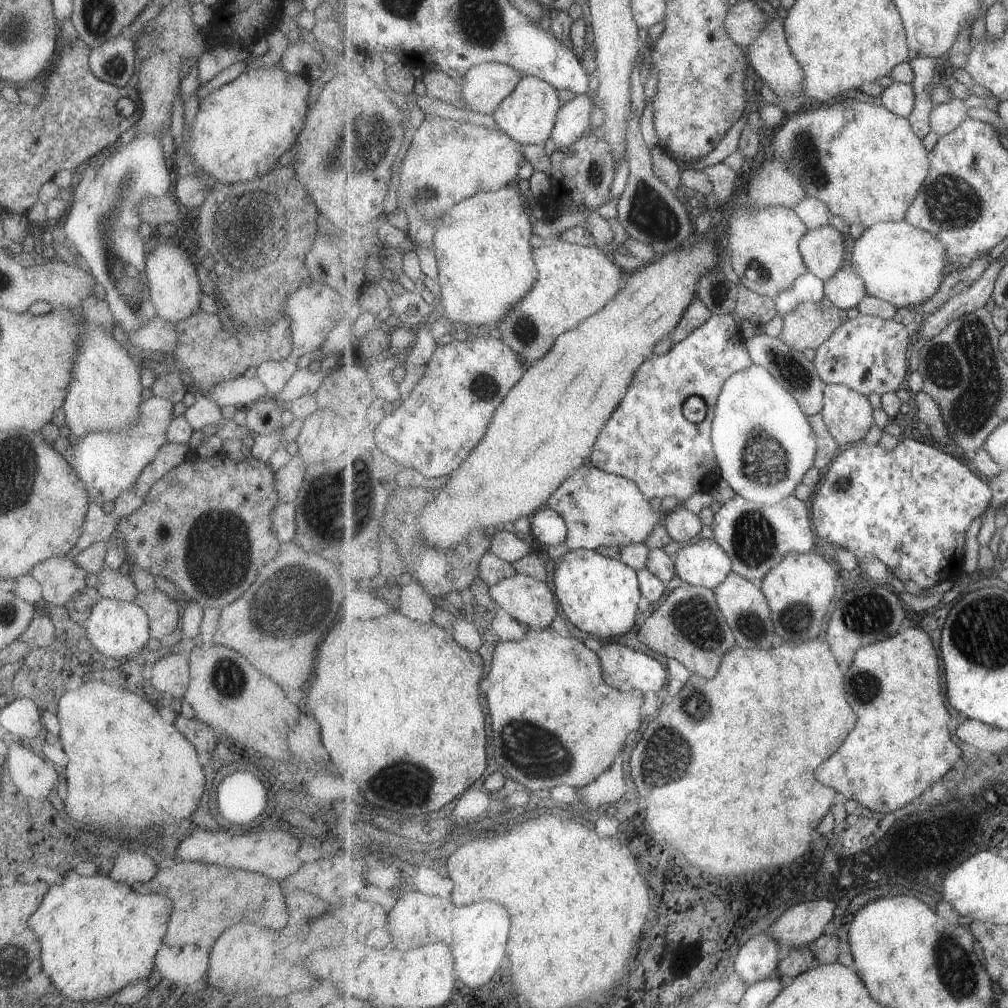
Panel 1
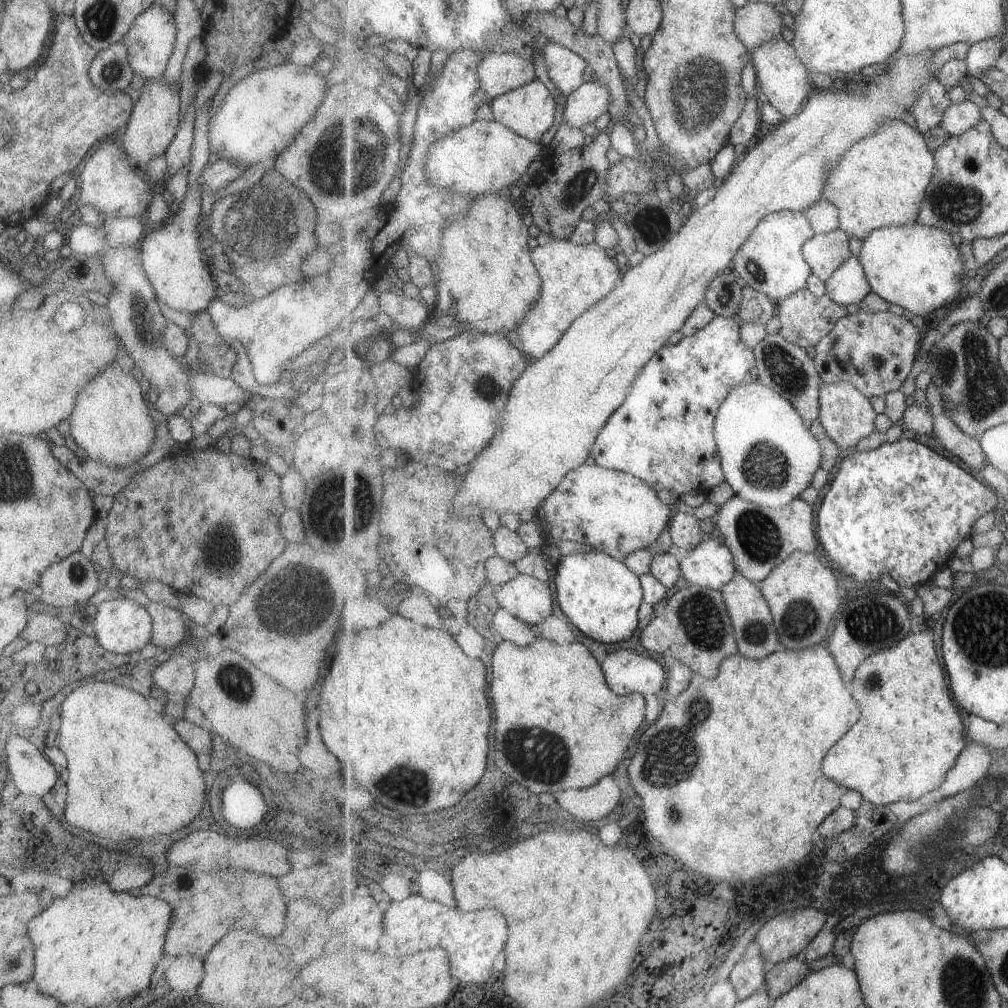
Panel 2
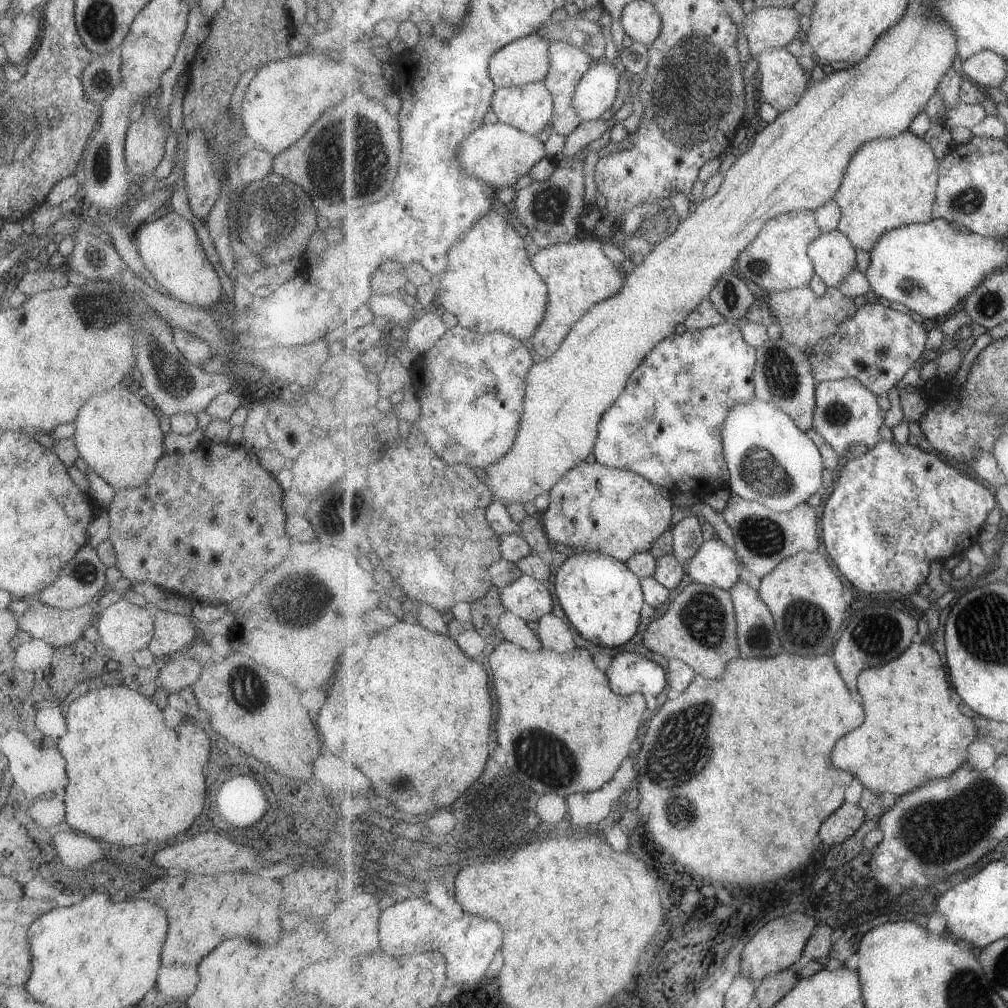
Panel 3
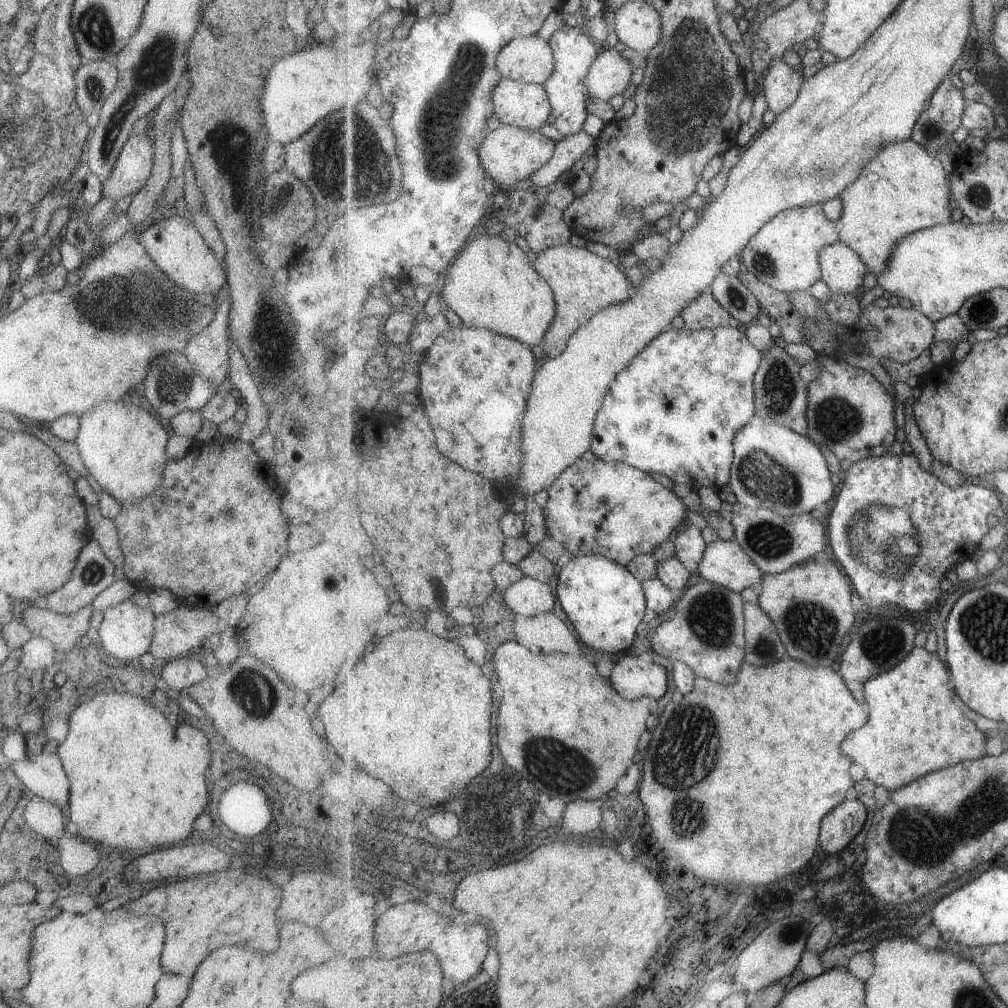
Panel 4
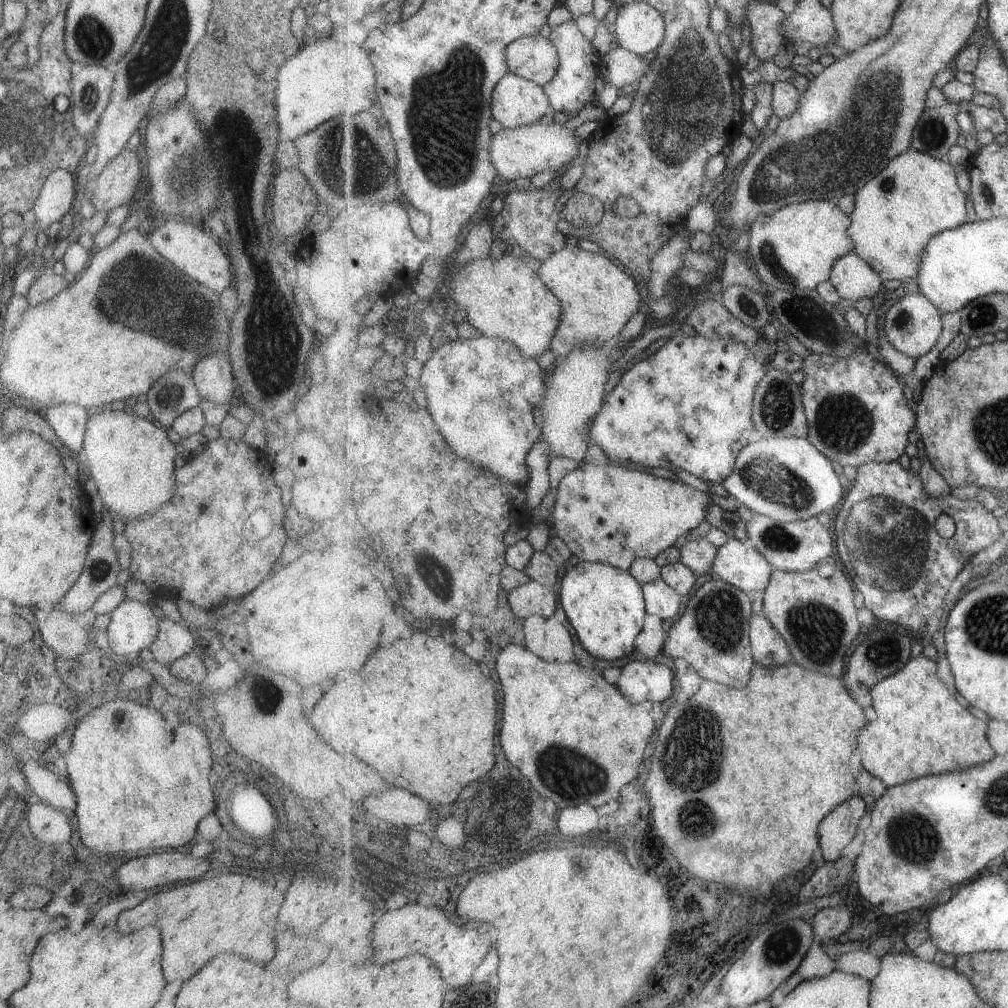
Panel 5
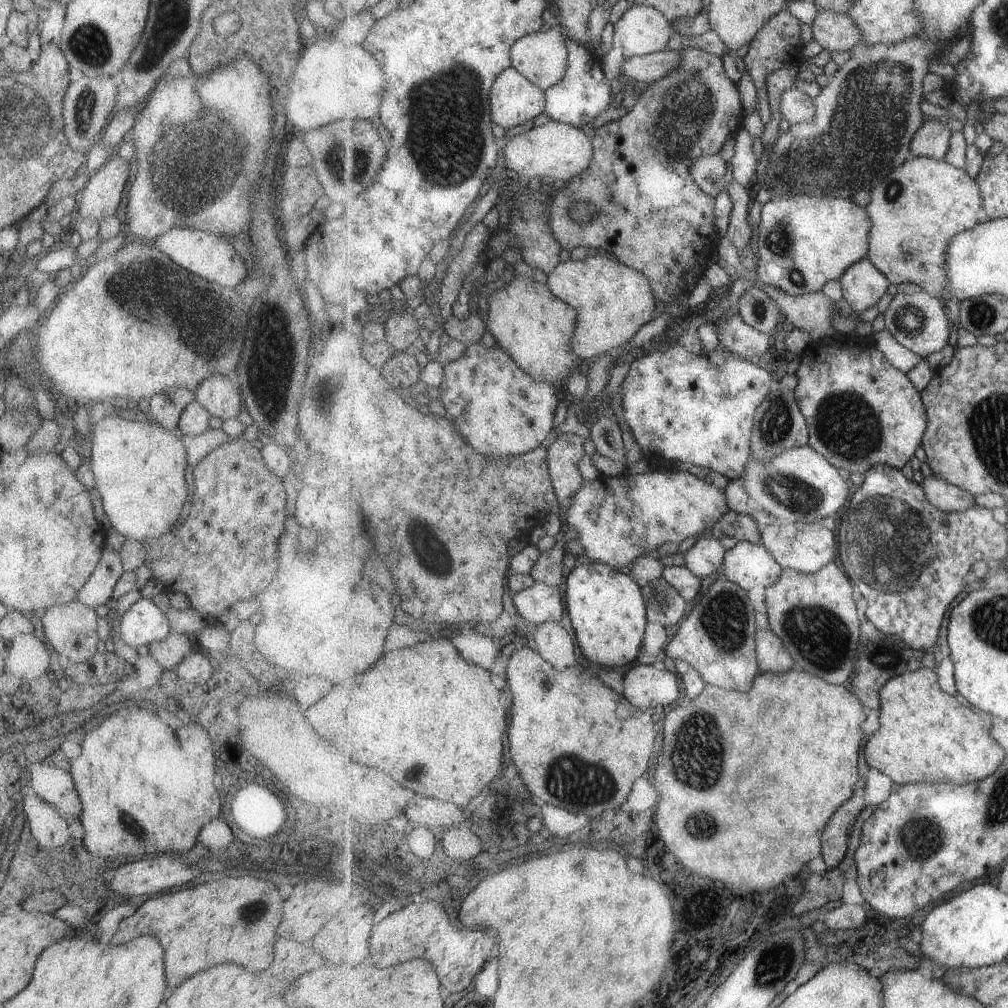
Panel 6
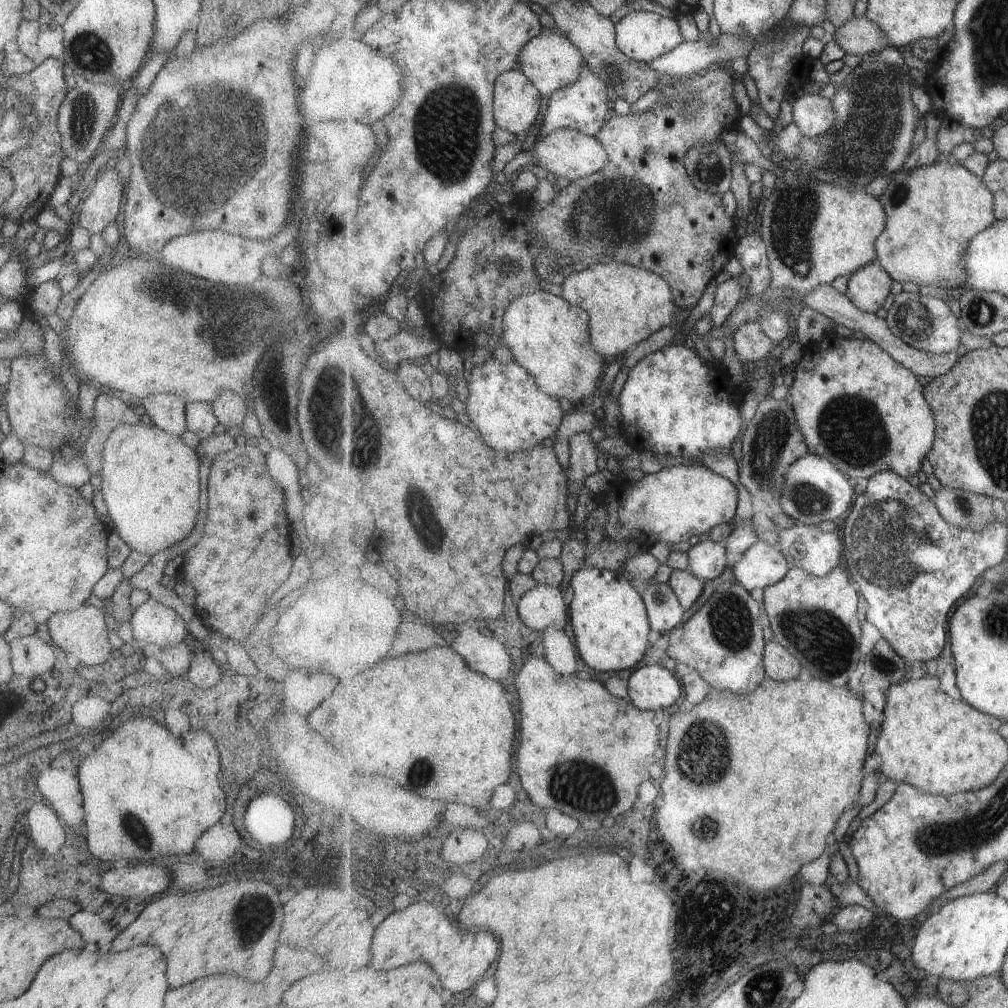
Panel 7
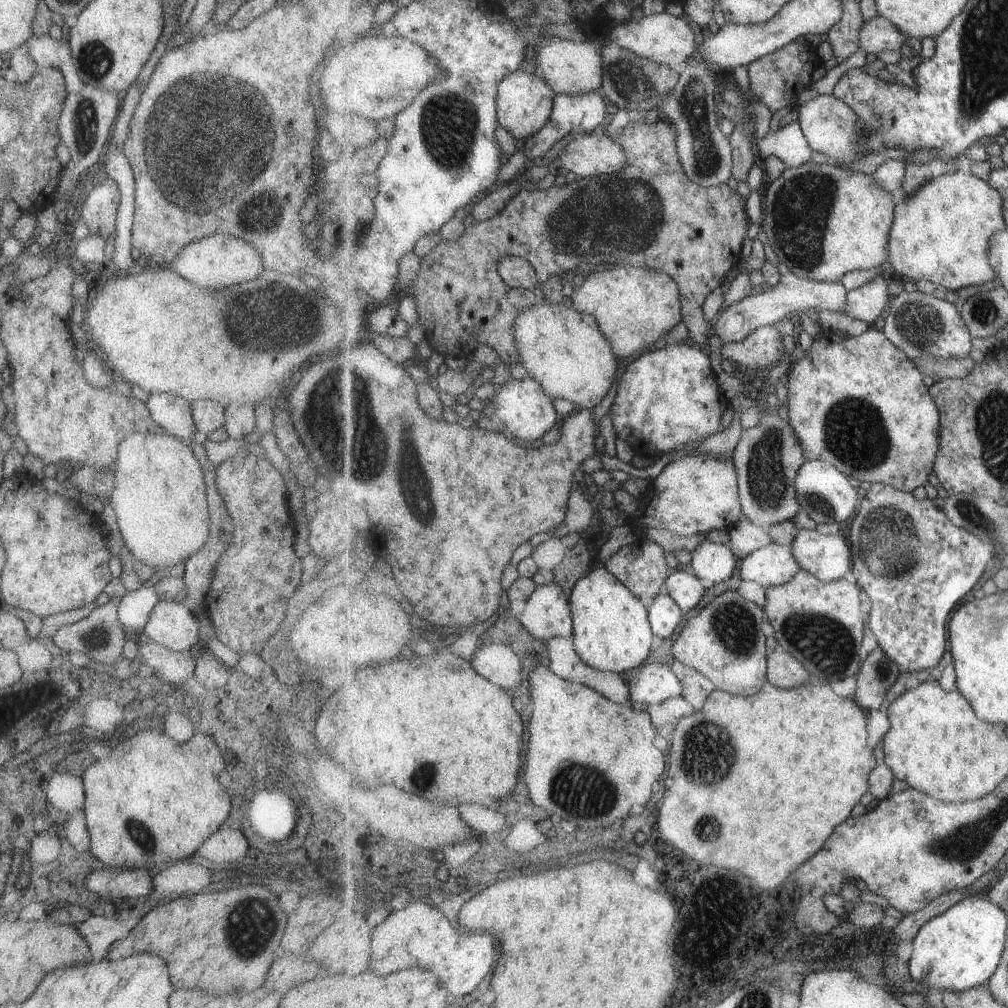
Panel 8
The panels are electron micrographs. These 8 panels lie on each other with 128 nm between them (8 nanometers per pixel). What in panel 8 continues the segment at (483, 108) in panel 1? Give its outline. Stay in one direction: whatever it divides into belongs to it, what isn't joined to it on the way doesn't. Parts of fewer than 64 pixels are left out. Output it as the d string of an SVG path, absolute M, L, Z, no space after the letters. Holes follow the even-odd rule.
M554 39L549 45L540 46L537 50L537 73L545 79L547 85L557 93L582 94L601 91L604 65L602 54L596 43L585 40L577 43Z

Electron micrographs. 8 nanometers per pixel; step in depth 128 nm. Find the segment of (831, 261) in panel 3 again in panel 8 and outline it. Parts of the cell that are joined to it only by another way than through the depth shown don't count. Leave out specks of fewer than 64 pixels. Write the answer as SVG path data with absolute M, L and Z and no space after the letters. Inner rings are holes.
M877 276L865 286L848 291L847 316L851 319L862 320L868 326L889 308L890 277Z

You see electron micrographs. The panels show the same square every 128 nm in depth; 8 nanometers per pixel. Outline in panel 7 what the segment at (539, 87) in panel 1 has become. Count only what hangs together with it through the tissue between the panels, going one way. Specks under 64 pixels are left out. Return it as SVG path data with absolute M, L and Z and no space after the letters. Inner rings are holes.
M519 68L498 76L494 93L494 114L499 127L520 136L539 118L542 91Z

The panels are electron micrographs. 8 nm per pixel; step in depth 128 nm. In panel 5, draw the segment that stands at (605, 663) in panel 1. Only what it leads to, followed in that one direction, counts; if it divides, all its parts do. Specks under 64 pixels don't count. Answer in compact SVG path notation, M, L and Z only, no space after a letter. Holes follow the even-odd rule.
M631 660L622 670L617 687L635 704L665 702L673 694L676 674L667 666L651 660Z

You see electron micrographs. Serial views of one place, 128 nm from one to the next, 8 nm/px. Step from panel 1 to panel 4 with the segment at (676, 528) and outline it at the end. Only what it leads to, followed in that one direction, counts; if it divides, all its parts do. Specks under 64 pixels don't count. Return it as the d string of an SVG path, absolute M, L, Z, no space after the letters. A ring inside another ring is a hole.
M687 522L674 543L676 544L676 557L692 572L696 571L707 550L708 544L704 531L699 526L693 526L692 523Z

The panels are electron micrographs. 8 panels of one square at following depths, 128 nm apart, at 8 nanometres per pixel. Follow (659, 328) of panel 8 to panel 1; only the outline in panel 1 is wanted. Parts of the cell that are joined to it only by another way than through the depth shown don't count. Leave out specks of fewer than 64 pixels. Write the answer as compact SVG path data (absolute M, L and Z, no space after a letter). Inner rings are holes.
M561 239L536 248L534 261L539 270L534 289L491 331L507 342L507 346L511 346L529 365L545 358L561 334L573 330L585 318L603 310L607 302L617 296L619 276L624 271L609 260L598 244L588 247Z

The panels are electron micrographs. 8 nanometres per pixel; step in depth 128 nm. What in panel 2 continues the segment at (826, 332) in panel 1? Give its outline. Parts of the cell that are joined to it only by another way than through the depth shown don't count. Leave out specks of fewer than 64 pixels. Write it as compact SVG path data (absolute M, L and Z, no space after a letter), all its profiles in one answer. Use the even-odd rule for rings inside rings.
M807 288L798 290L795 294L791 294L789 298L779 301L777 309L777 315L781 322L779 334L789 342L803 348L816 347L821 339L826 337L843 317L849 315L847 306L835 302L829 294L818 297Z

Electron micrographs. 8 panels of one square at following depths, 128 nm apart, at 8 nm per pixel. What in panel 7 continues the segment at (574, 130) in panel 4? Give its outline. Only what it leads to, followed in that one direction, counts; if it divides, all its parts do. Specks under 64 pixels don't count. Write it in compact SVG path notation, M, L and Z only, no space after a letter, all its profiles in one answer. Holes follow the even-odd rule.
M583 64L583 74L579 78L579 82L571 84L571 86L563 87L556 90L548 100L548 111L544 118L539 138L545 138L549 134L553 134L555 130L571 129L584 132L585 134L594 136L603 130L606 125L611 111L612 94L607 86L607 82L599 78L598 74L593 74L589 64Z

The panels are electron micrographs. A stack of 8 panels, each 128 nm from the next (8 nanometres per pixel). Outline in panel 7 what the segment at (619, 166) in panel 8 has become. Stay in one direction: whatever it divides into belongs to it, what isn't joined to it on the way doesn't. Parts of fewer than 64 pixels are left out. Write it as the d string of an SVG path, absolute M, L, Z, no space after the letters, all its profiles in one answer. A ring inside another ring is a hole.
M571 129L555 130L553 134L549 134L542 139L538 137L531 151L535 160L545 171L552 172L555 176L563 176L570 181L598 173L611 162L607 148L599 142L595 135L591 136Z

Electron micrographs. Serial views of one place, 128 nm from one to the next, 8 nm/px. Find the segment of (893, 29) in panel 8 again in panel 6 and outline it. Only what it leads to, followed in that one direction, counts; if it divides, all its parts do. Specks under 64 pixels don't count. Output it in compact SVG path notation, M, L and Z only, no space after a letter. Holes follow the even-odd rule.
M816 12L812 22L813 38L828 51L847 52L863 44L861 28L848 13Z

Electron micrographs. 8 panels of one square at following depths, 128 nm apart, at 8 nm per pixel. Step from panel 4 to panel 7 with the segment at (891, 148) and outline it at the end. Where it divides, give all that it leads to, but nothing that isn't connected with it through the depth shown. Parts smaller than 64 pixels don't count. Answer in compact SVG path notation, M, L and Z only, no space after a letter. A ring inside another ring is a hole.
M935 163L931 166L923 166L923 168L915 168L915 170L901 169L897 171L891 182L887 184L885 188L885 194L880 196L883 202L883 206L886 207L887 212L887 228L885 232L879 236L878 241L875 242L878 251L878 260L882 267L889 272L891 278L900 283L912 282L918 284L923 291L928 291L930 288L938 289L950 289L962 287L967 282L967 246L971 244L971 238L975 238L977 234L981 234L983 230L987 230L991 225L995 224L997 220L995 216L996 197L990 190L990 187L986 184L983 178L978 178L967 170L967 168L960 166L948 166L946 163Z

